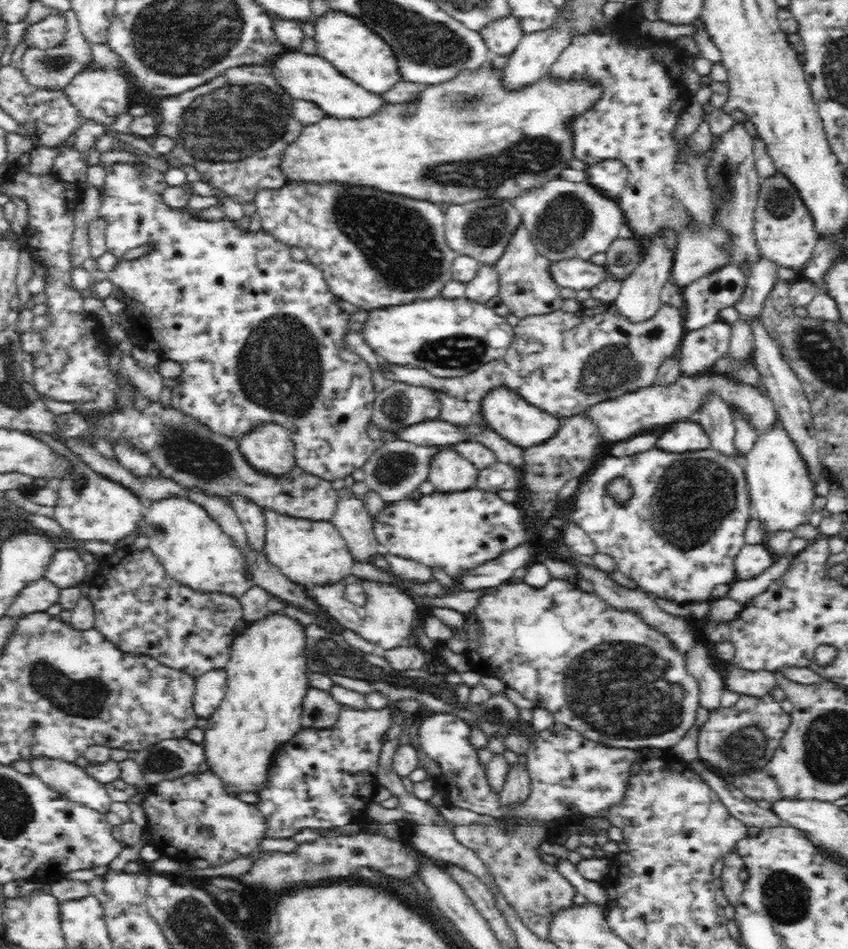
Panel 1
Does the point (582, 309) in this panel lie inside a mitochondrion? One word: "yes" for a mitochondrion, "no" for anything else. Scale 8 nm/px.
no

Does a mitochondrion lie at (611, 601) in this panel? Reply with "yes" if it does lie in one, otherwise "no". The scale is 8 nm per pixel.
no

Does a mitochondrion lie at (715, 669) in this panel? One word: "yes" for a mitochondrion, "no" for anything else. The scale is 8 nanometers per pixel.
no

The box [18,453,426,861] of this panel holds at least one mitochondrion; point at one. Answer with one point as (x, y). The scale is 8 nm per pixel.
(86, 699)

